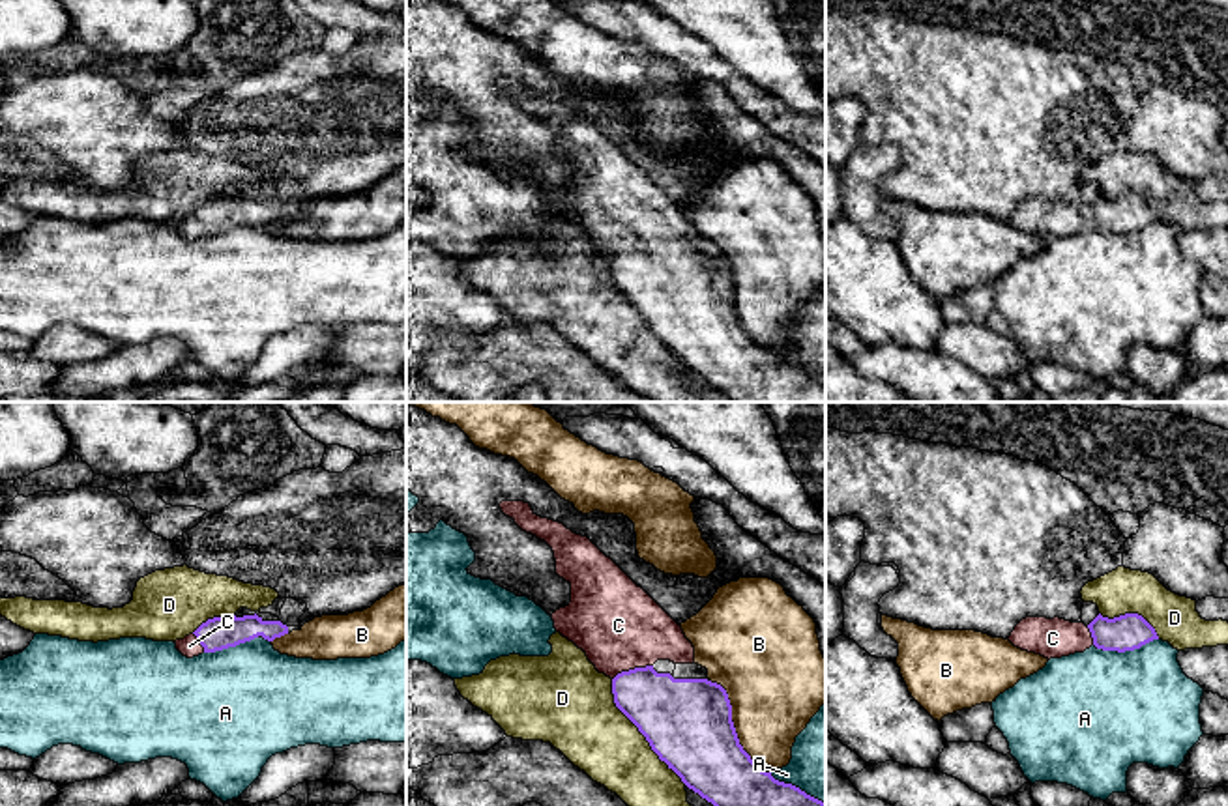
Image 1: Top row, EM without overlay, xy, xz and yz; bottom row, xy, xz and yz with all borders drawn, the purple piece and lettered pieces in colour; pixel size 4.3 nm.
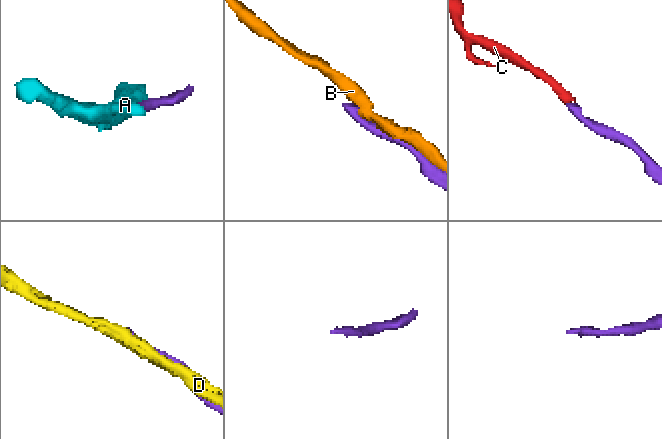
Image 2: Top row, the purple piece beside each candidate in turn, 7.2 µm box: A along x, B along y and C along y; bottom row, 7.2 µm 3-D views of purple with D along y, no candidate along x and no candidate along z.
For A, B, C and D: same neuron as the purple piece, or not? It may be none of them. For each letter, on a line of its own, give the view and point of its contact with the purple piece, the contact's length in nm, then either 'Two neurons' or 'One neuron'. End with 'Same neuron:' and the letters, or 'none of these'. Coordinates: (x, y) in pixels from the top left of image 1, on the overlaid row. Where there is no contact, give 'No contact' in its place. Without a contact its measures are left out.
A: Touches purple at yz (1125, 649). Shared border 280 nm. Two neurons
B: Touches purple at xz (732, 726). Shared border 480 nm. Two neurons
C: Touches purple at xz (631, 670). Shared border 190 nm. One neuron
D: Touches purple at xz (639, 730). Shared border 550 nm. Two neurons
Same neuron: C

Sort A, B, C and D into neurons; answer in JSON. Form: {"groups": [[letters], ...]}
{"groups": [["A"], ["B"], ["C"], ["D"]]}

